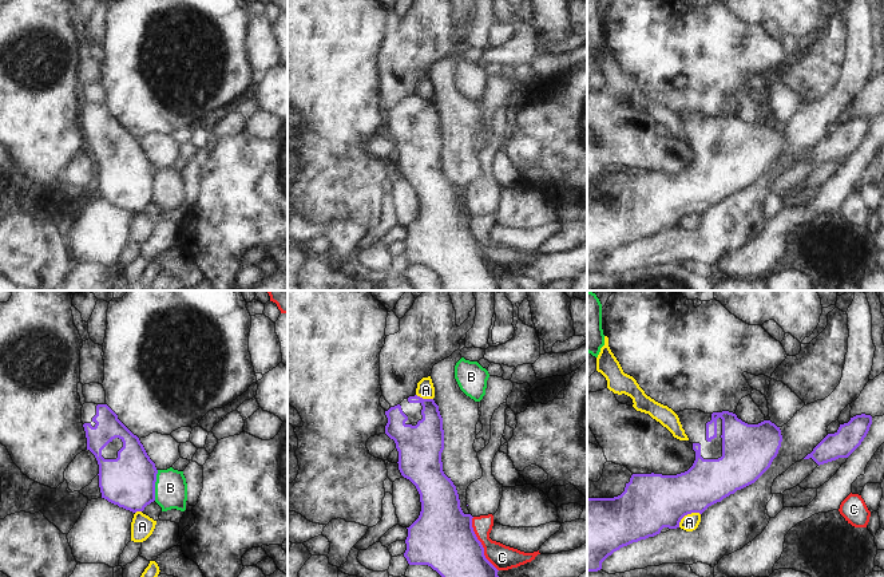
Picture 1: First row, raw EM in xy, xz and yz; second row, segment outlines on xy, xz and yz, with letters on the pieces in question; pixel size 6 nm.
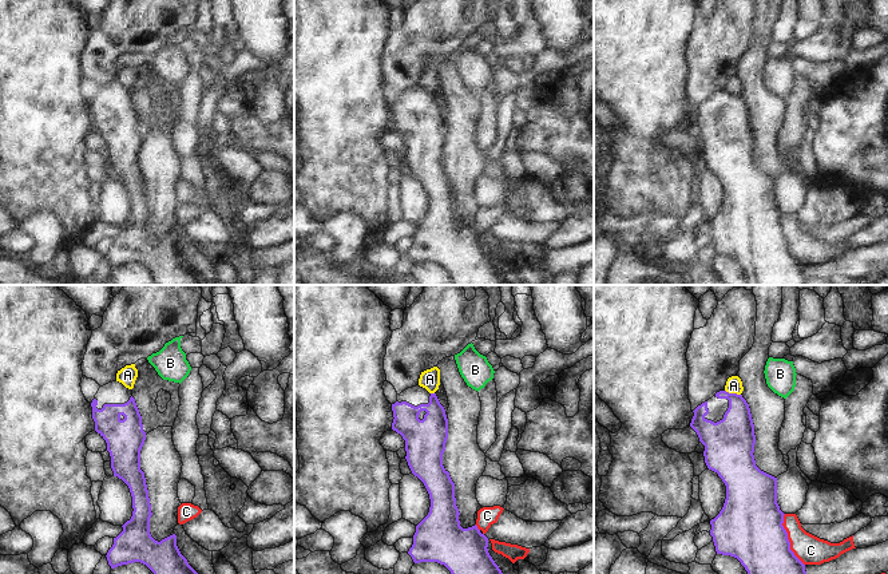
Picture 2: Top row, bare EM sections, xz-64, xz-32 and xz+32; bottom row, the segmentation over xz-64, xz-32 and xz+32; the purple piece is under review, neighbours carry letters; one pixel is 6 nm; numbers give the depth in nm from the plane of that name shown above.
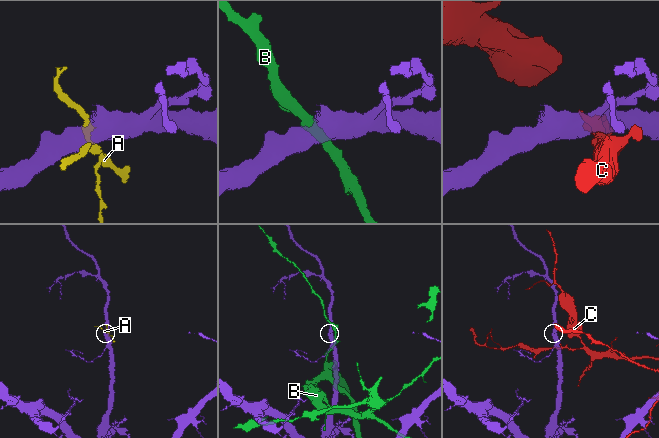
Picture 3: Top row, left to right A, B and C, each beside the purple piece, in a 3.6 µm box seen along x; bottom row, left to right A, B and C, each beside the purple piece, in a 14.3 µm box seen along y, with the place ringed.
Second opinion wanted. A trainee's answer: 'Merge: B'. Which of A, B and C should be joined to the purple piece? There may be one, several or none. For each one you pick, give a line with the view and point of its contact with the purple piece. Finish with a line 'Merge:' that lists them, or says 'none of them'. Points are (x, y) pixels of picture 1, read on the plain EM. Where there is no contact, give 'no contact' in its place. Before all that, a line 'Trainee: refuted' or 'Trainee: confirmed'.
Trainee: refuted
Merge: none of them

